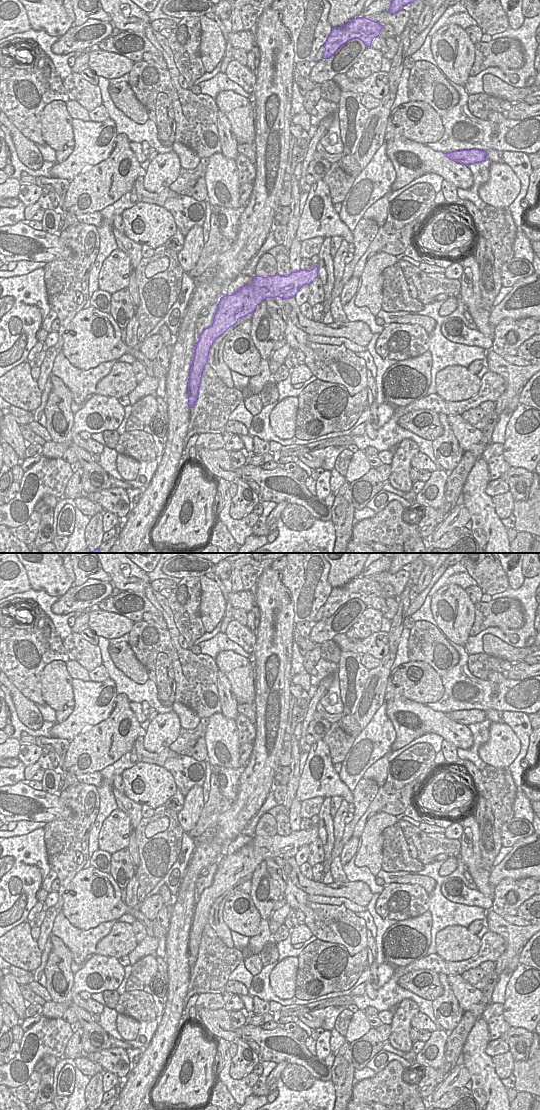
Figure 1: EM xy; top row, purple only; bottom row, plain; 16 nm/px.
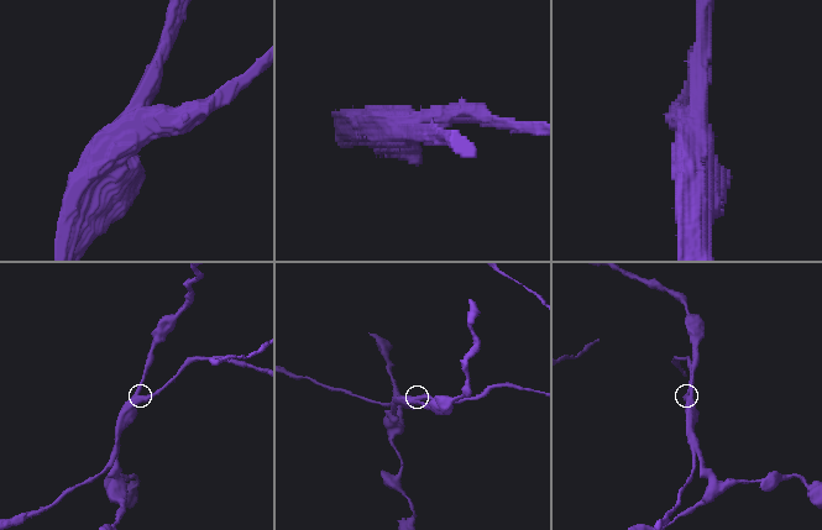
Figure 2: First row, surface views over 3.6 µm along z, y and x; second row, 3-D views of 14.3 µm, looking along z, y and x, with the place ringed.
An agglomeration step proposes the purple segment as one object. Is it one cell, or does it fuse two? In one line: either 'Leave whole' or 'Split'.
Split

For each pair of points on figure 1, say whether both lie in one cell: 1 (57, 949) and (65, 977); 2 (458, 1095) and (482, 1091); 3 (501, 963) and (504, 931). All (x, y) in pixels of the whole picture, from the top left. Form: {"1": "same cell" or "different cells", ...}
{"1": "same cell", "2": "different cells", "3": "same cell"}

